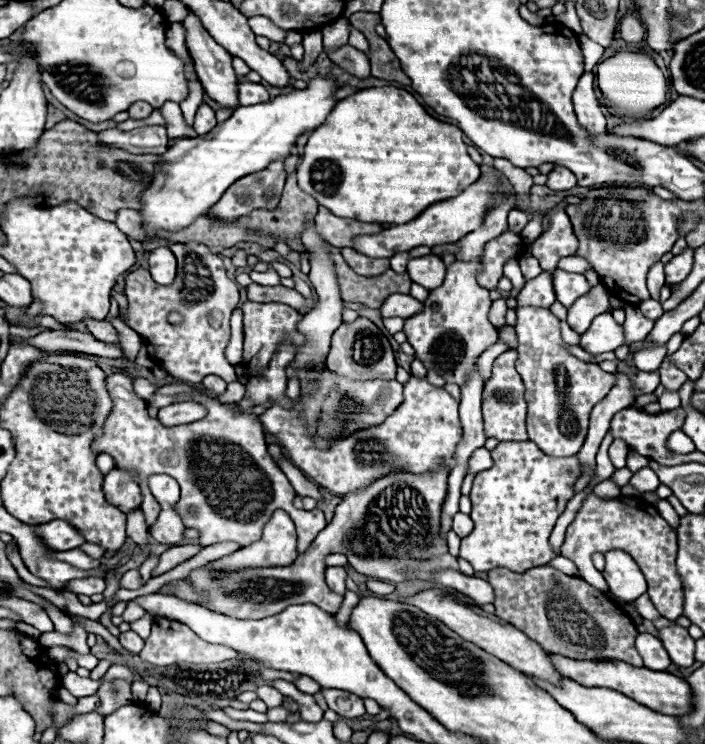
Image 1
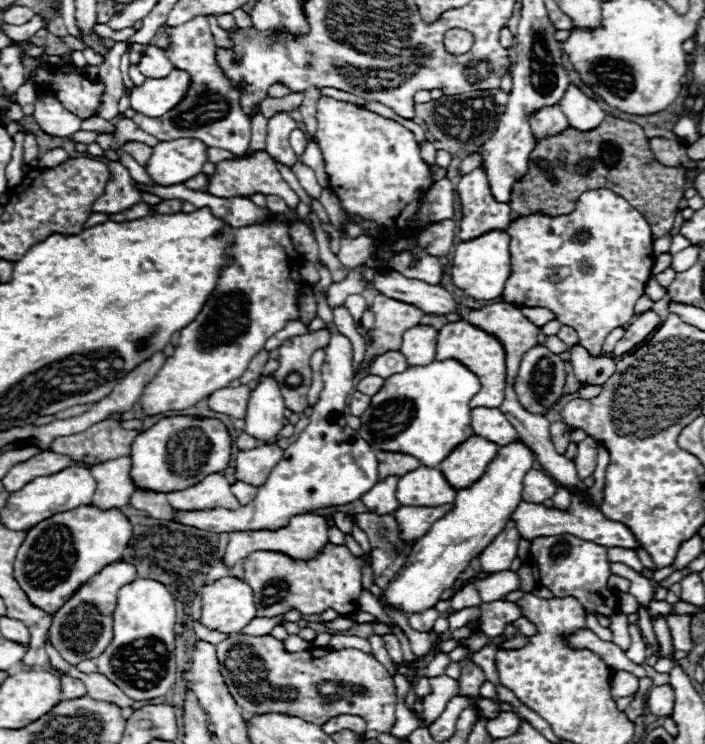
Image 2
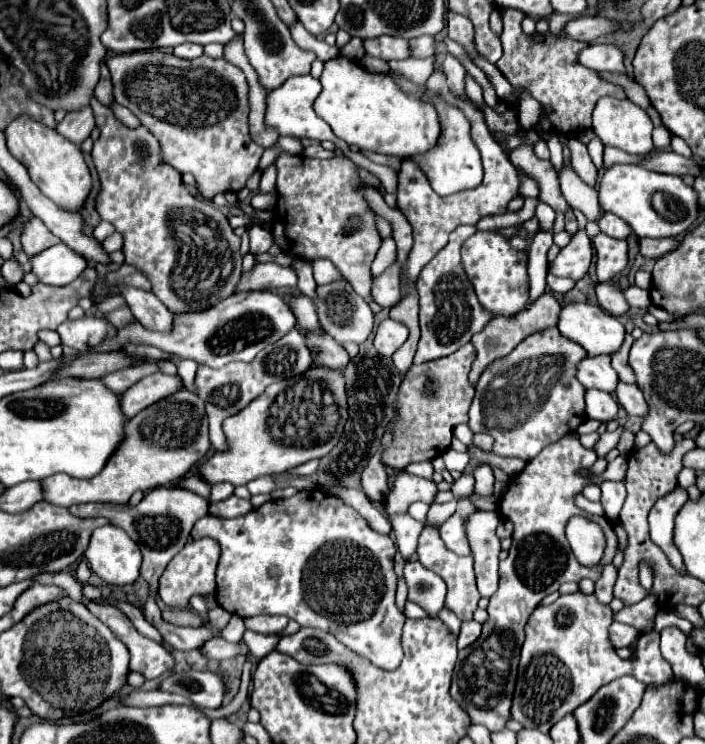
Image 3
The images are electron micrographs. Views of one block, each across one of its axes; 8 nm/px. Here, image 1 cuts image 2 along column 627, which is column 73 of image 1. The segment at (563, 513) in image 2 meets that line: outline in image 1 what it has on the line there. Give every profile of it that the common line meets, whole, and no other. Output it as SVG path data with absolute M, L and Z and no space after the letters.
M52 520L46 524L36 526L36 532L40 534L40 538L44 540L44 544L52 550L64 552L64 550L72 550L82 546L86 540L80 534L80 530L76 530L74 526L70 526L64 520Z

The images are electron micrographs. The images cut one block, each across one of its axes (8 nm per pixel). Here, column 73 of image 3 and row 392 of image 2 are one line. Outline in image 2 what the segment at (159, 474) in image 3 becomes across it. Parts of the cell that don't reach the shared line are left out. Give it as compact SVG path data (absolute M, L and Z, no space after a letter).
M458 320L450 322L440 328L438 332L438 346L436 346L436 360L446 360L446 358L456 358L464 366L468 366L478 378L480 378L480 392L470 400L470 408L476 406L494 406L498 408L504 402L504 388L506 388L506 352L502 342L494 338L492 334L486 334L484 330L478 330L478 326Z

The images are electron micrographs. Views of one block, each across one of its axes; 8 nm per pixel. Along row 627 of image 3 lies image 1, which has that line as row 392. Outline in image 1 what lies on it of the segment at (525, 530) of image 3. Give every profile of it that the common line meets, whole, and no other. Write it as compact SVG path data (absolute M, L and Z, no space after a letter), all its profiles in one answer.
M506 350L500 354L492 366L492 378L486 382L482 392L482 416L484 416L484 434L486 438L496 438L500 442L526 442L526 400L524 384L516 372L516 350Z

